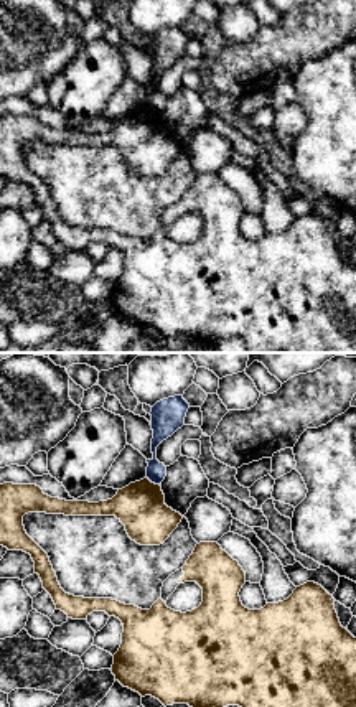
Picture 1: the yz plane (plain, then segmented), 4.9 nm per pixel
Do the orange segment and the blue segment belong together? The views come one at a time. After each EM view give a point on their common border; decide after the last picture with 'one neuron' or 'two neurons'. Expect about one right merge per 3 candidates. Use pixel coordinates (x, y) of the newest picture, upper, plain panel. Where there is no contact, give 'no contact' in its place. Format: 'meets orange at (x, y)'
meets orange at (150, 112)

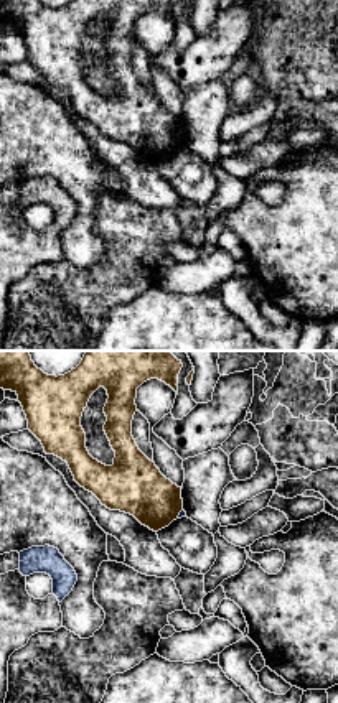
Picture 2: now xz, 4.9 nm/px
meets orange at (178, 145)

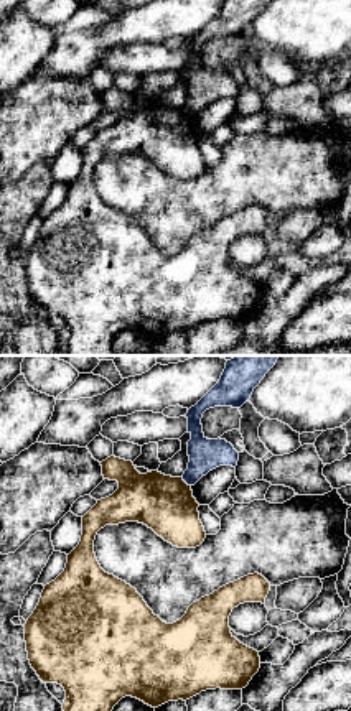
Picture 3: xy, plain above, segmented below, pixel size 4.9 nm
meets orange at (185, 114)

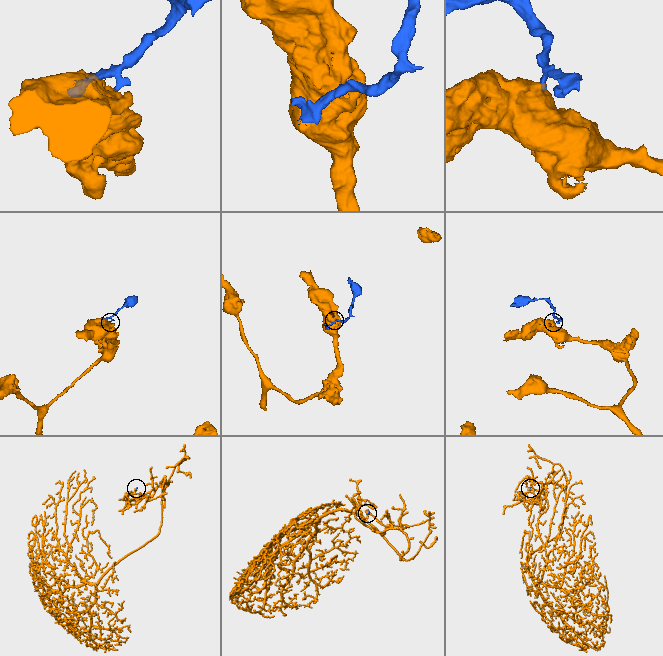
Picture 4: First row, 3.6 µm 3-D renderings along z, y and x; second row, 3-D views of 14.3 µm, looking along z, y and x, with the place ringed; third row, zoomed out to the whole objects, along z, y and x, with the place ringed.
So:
two neurons

